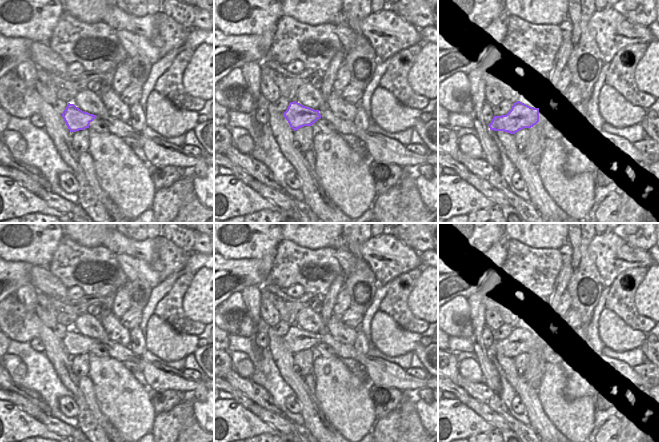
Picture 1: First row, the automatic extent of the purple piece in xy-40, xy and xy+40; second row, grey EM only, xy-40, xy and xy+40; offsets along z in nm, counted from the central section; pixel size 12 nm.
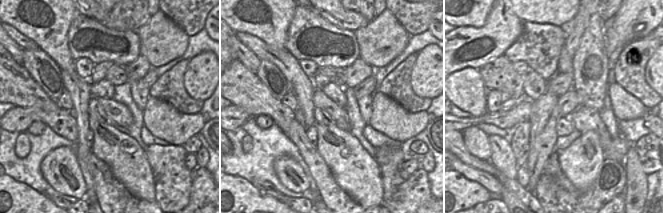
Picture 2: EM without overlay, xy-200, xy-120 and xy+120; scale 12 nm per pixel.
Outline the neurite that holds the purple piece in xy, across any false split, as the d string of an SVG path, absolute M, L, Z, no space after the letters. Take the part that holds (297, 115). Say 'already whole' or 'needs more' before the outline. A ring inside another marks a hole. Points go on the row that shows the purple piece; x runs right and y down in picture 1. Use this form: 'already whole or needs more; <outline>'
needs more; M293 101L289 103L283 113L290 127L295 131L304 126L313 125L318 119L328 120L340 135L354 135L360 139L367 149L371 160L396 164L401 167L419 167L428 163L438 166L438 153L427 151L424 155L415 154L407 149L402 143L380 134L367 134L359 130L353 122L336 117L325 103L319 110Z

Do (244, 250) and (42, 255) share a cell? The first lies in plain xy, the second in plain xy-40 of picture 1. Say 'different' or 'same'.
same

